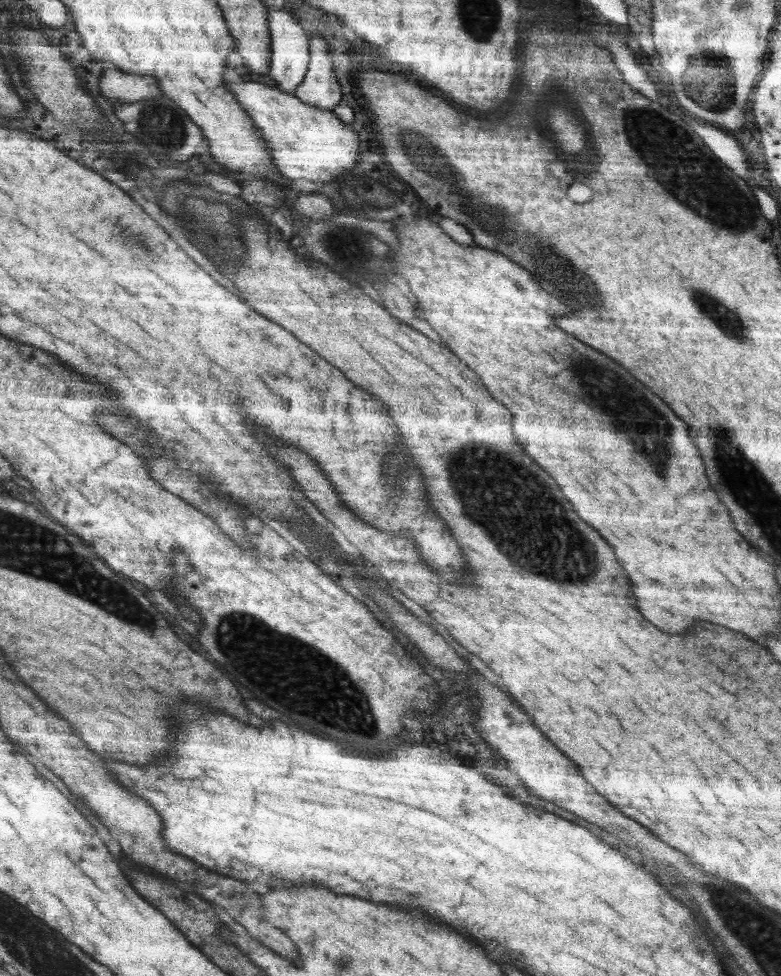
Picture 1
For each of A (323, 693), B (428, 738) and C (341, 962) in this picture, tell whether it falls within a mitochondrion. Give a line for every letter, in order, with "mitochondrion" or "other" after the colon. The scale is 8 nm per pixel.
A: mitochondrion
B: other
C: mitochondrion

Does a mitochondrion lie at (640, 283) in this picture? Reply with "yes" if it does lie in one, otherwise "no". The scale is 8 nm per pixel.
no

